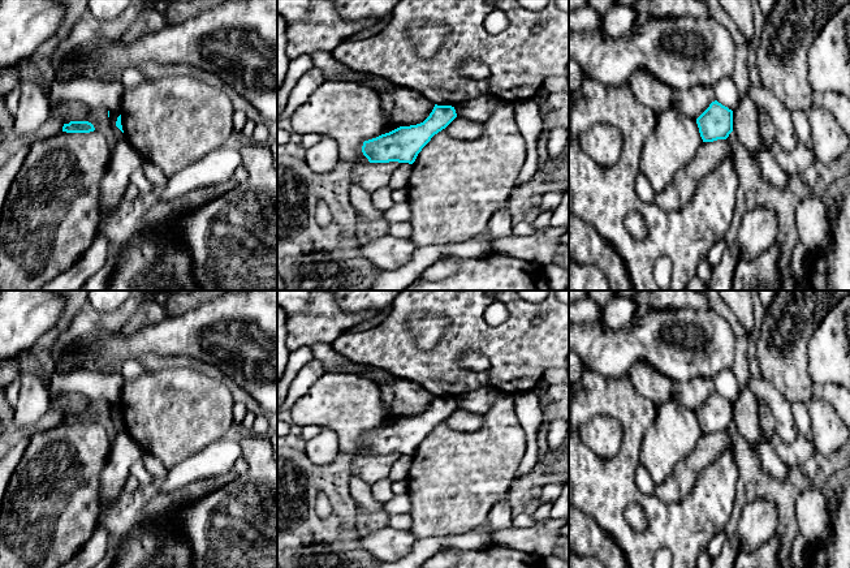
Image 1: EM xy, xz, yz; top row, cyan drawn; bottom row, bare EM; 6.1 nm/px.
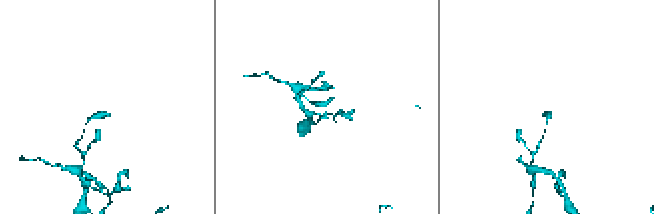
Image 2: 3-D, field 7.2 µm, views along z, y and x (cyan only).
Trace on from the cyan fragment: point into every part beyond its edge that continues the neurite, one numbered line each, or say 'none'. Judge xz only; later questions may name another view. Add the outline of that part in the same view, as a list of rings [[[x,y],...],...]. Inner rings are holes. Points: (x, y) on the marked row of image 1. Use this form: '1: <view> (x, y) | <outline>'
none

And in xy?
none

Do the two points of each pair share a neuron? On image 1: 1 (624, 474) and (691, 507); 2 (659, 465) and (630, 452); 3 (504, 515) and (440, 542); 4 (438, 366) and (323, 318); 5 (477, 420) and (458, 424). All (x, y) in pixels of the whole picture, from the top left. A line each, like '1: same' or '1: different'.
1: same
2: different
3: same
4: different
5: same

